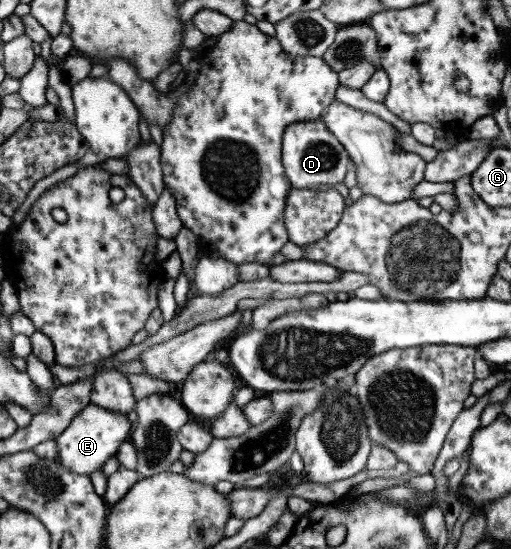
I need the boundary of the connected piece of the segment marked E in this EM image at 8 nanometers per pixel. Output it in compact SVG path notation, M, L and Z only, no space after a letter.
M91 402L79 415L71 422L71 425L56 439L58 447L58 462L73 473L80 473L81 475L91 475L98 469L103 467L105 461L109 461L116 451L119 449L121 443L127 441L125 437L129 435L129 421L127 417L123 417L119 411L109 411L107 407L101 407L100 404Z

